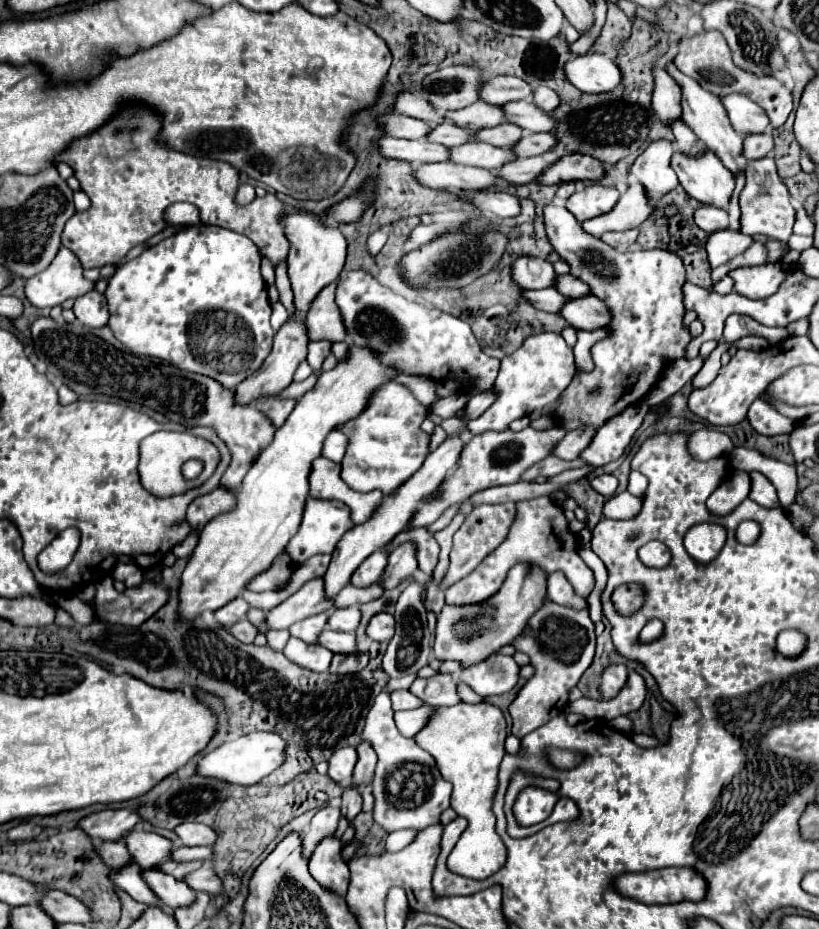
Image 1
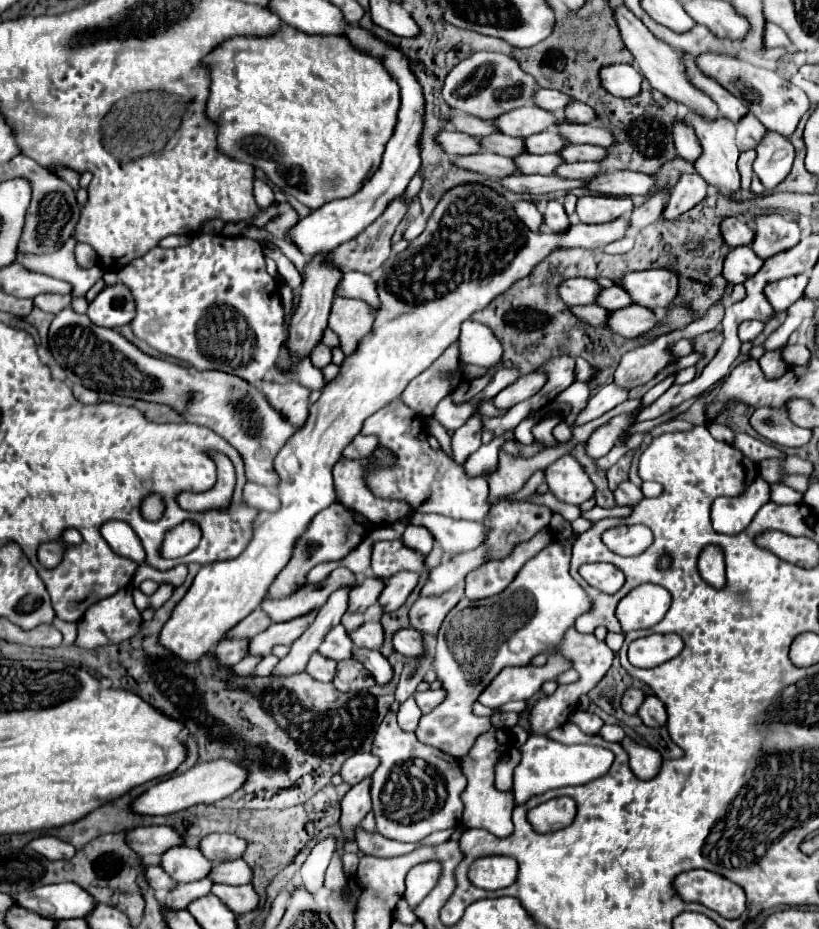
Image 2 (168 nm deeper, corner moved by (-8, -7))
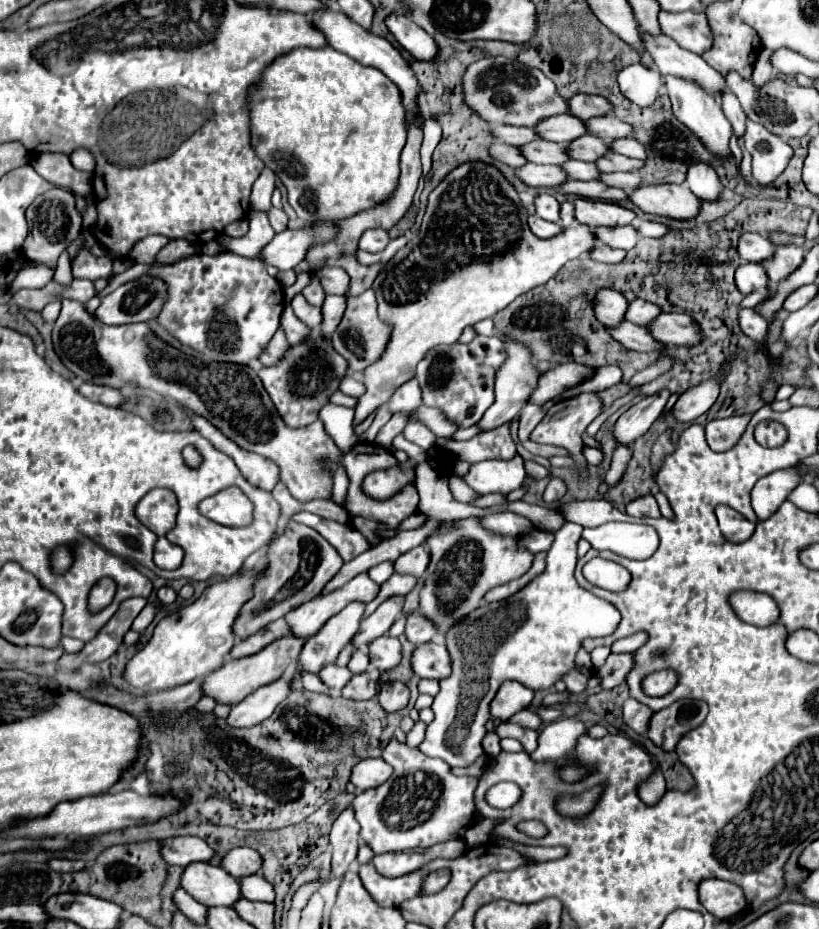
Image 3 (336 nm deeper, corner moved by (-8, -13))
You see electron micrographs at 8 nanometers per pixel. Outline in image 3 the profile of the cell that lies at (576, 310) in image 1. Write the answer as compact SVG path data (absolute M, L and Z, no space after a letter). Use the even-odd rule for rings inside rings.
M661 314L649 324L653 336L669 346L697 346L703 340L701 328L689 314Z

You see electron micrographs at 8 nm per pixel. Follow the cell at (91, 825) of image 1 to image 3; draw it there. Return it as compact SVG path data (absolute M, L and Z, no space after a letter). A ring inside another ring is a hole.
M179 836L173 838L173 842L165 840L163 846L163 858L167 860L167 864L177 864L183 868L193 862L209 862L215 856L213 848L209 848L205 840L193 836Z

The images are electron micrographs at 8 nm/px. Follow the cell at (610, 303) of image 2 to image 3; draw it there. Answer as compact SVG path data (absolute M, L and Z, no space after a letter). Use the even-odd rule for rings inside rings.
M637 298L637 300L633 300L633 302L629 304L629 310L627 310L625 318L627 318L629 322L633 322L633 324L649 326L649 322L653 322L661 312L663 312L663 310L661 310L657 304L645 302L645 300L639 300L639 298Z

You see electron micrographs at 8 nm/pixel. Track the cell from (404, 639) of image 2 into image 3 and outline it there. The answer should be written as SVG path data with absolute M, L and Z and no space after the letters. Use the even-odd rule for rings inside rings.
M427 642L427 644L419 646L413 652L411 664L413 664L415 674L421 678L443 680L451 674L451 656L447 652L447 646L443 646L443 644Z

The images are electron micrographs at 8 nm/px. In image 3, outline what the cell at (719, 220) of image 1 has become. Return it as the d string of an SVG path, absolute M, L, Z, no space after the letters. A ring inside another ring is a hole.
M747 232L739 238L737 250L739 250L739 256L743 262L763 262L773 256L775 244L767 236Z

